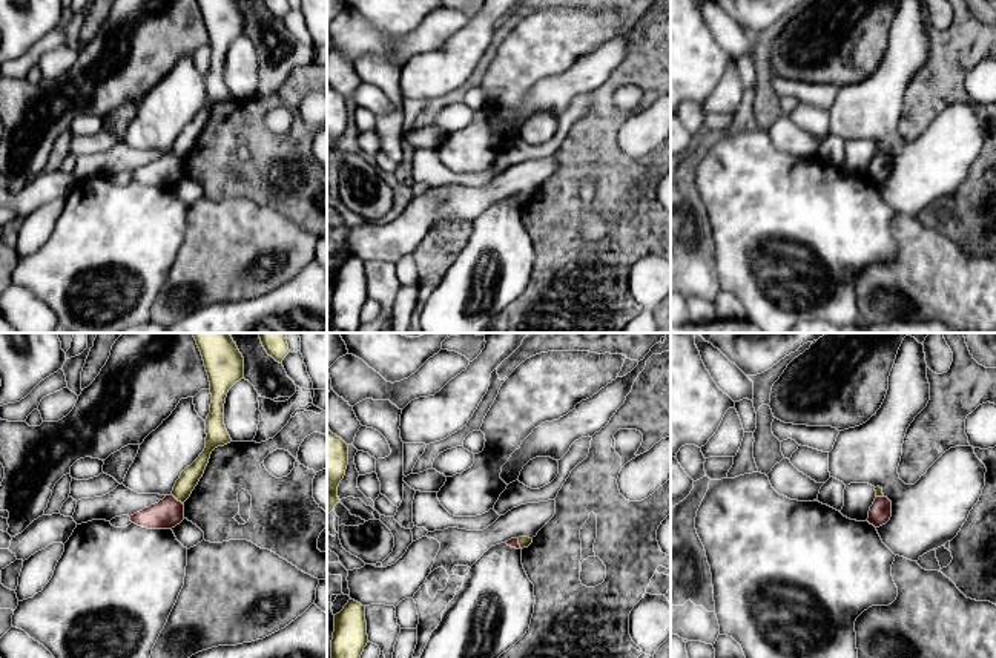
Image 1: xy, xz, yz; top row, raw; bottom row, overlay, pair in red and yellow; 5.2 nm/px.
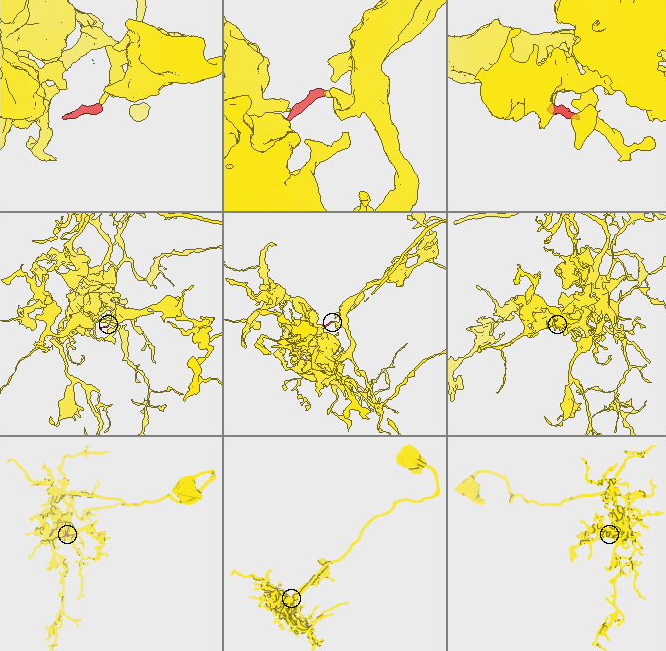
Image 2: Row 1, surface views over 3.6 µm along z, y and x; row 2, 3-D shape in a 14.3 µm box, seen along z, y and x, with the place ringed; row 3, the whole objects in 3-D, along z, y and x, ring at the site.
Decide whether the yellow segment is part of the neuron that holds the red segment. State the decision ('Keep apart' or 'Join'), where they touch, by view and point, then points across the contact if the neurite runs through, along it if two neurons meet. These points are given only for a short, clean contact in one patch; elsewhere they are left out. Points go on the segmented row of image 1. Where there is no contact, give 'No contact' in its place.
Keep apart. Touches red at xy (175, 499). Boundary: xy (171, 494), (181, 503)

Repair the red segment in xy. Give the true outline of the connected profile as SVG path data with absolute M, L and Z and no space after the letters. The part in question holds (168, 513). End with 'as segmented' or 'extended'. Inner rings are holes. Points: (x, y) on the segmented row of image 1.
M172 494L130 515L130 521L147 529L172 529L184 520L184 505Z; as segmented

